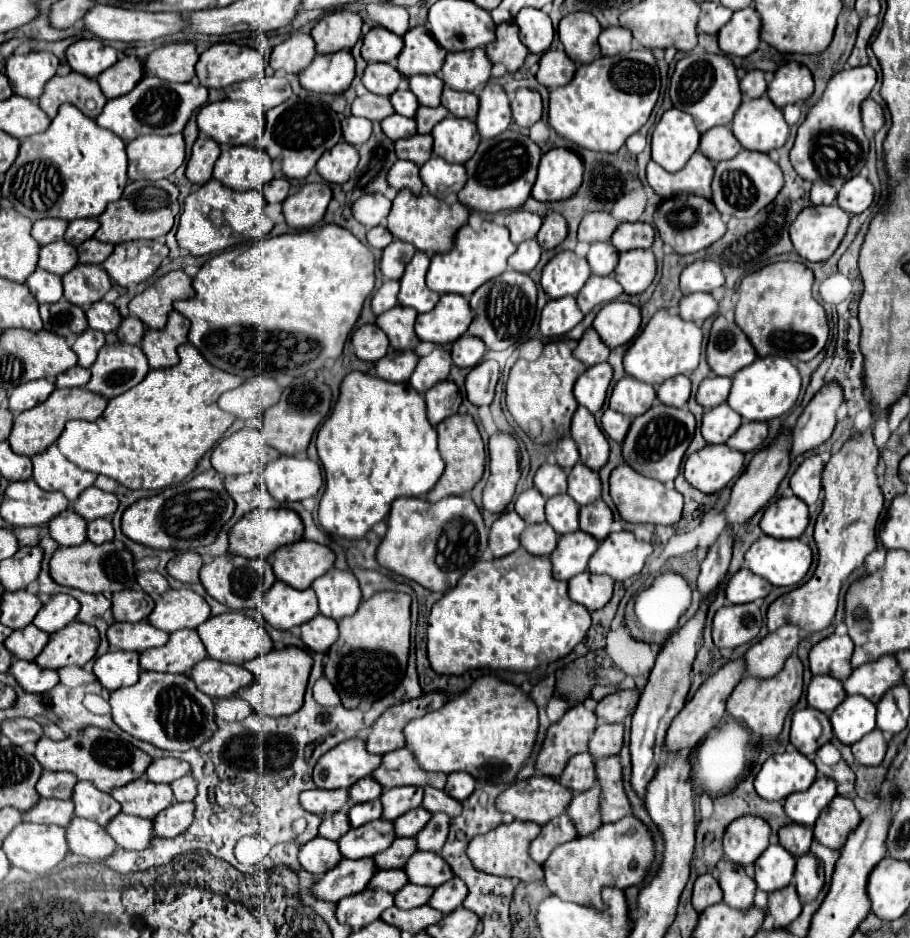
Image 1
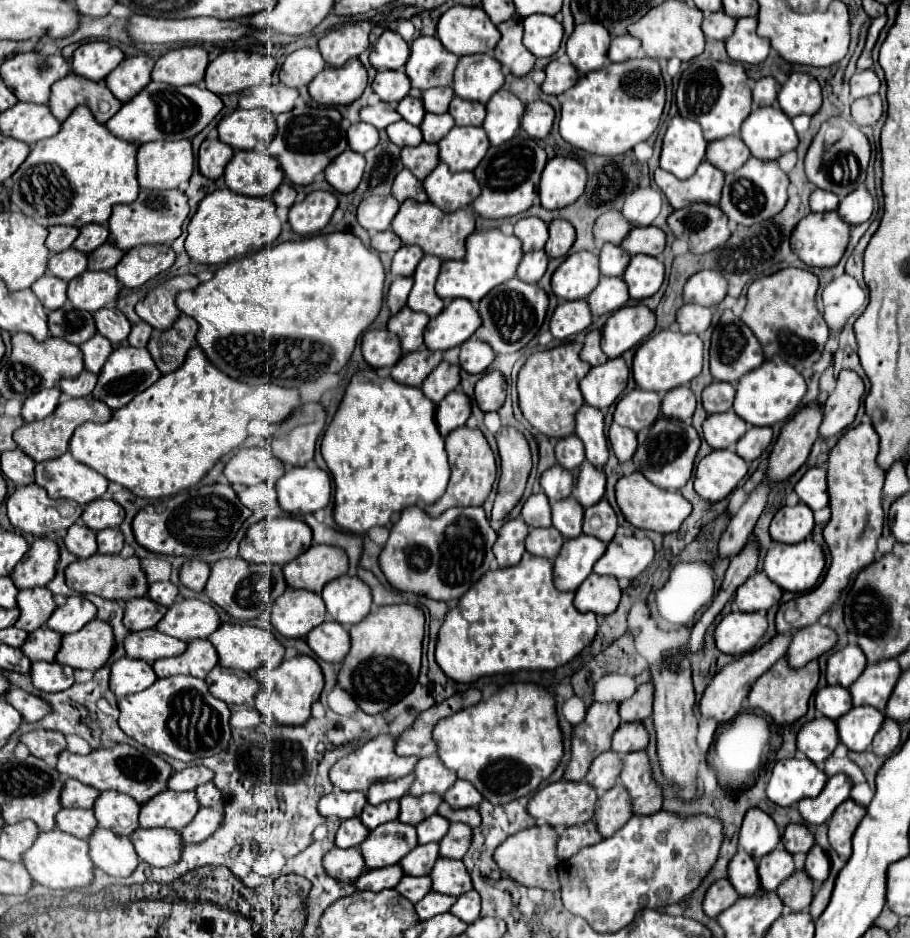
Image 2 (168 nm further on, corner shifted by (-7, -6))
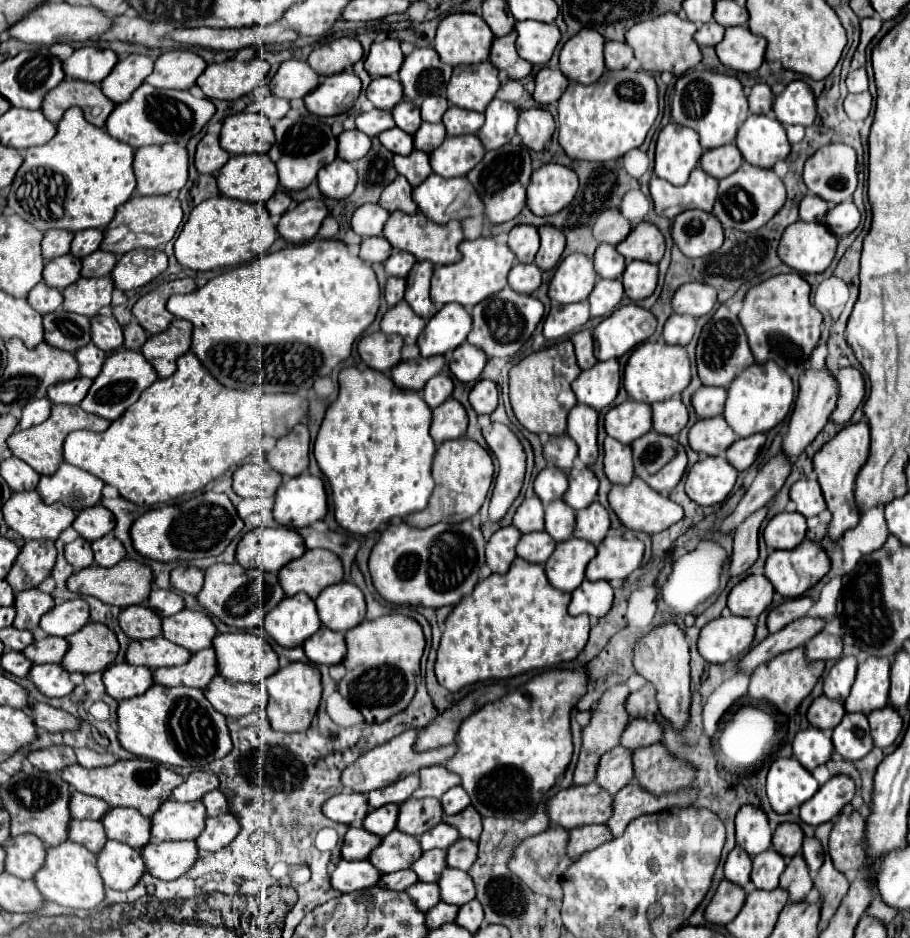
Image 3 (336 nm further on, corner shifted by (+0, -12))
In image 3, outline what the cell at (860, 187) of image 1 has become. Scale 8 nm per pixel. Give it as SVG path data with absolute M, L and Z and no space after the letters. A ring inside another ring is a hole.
M844 201L844 203L836 205L834 209L828 211L828 215L830 215L828 229L836 237L848 235L848 233L852 233L860 225L860 211L858 211L858 207L852 201Z

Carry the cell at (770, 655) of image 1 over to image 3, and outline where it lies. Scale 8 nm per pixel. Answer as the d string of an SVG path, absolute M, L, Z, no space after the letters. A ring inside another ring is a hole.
M820 631L816 637L812 637L806 643L806 657L808 659L840 659L842 655L842 639L834 637L826 631Z

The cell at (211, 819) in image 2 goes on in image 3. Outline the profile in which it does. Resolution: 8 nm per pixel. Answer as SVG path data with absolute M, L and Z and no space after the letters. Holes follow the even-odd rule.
M232 813L218 815L218 817L208 817L206 819L206 829L204 833L196 839L196 845L200 851L218 851L230 845L236 835L240 833L240 823Z

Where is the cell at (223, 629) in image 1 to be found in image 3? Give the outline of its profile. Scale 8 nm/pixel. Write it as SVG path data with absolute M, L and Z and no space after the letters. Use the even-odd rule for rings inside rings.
M224 633L214 637L214 651L218 657L218 671L230 681L264 683L266 677L278 671L278 655L274 649L254 633Z

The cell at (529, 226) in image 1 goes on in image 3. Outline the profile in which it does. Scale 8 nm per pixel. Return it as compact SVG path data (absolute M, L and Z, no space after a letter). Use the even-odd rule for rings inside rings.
M516 225L508 235L508 247L520 263L534 263L538 245L538 231L532 225Z

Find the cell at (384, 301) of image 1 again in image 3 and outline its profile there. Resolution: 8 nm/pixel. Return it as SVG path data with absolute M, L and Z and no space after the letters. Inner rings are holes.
M388 277L386 289L384 289L384 297L388 301L390 307L394 307L398 301L404 299L404 289L406 289L406 281L400 277Z

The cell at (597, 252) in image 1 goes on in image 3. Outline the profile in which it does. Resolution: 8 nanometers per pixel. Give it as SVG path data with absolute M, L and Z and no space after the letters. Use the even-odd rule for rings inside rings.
M600 243L594 255L594 269L600 277L606 279L620 279L624 269L626 269L626 259L620 257L614 245Z

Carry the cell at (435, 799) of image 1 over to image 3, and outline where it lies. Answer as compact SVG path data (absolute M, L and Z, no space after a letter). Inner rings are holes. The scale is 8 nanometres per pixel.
M470 805L468 809L456 813L456 815L444 815L444 821L452 827L456 827L460 831L460 837L464 839L472 839L478 841L480 833L482 833L482 817L480 813Z

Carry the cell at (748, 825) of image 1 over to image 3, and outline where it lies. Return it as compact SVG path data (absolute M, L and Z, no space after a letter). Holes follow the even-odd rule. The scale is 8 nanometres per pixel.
M756 805L740 807L736 815L736 843L756 857L772 845L772 829L768 827L768 815Z

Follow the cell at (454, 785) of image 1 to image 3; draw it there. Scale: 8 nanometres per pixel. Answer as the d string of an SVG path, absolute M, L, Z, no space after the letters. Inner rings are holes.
M460 785L452 787L450 791L446 791L442 795L442 807L444 807L446 815L456 815L462 809L466 809L468 805L470 805L470 797L466 795L466 791Z

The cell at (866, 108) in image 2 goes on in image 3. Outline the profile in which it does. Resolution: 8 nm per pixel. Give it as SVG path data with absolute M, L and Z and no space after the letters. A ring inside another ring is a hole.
M870 91L864 93L848 93L848 97L844 99L844 109L846 115L852 121L864 121L872 109L872 95Z

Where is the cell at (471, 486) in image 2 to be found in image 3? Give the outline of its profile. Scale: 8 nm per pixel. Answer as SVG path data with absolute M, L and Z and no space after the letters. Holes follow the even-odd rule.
M452 439L444 441L436 455L434 455L434 465L432 465L432 477L436 481L434 493L430 497L430 503L426 509L410 513L404 521L412 527L428 527L436 521L466 521L472 515L476 515L486 499L486 493L490 489L492 477L494 477L494 465L490 453L480 447L472 439Z

